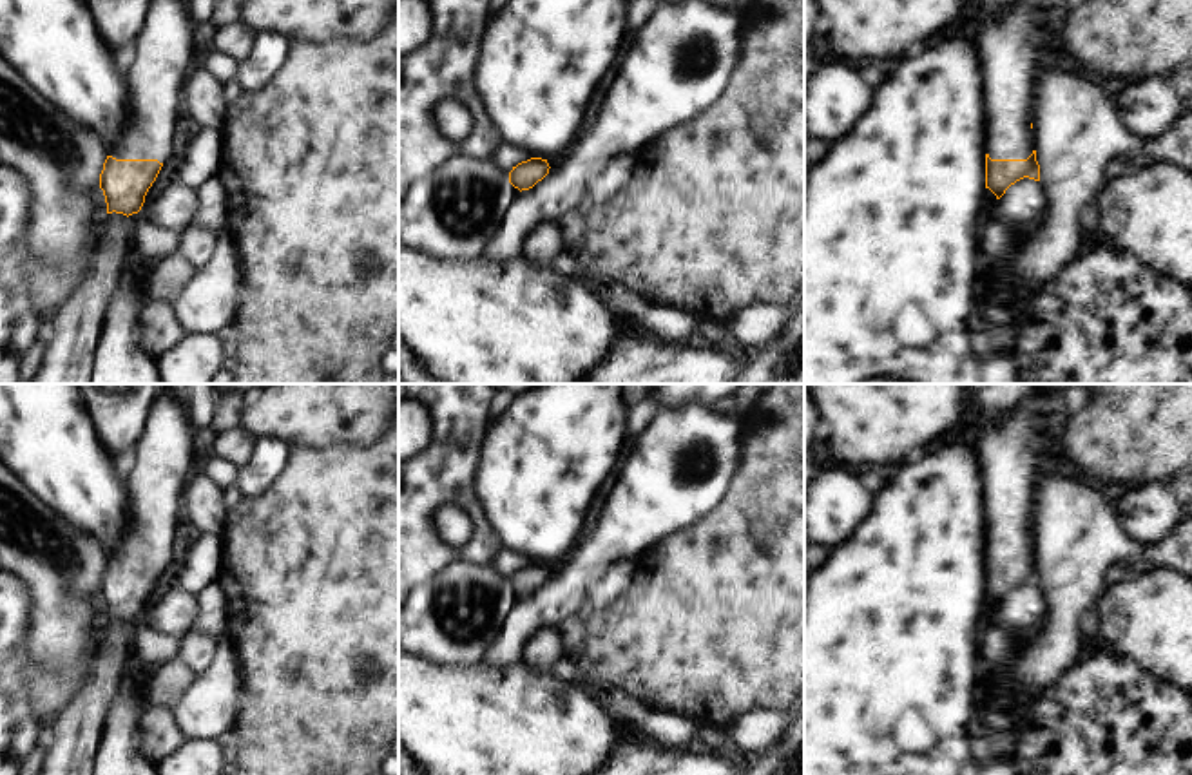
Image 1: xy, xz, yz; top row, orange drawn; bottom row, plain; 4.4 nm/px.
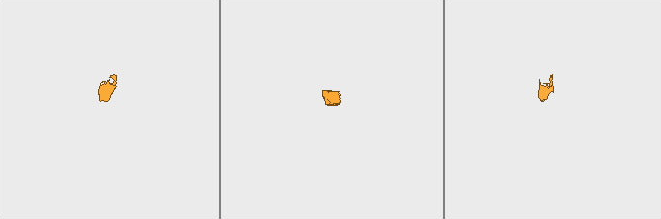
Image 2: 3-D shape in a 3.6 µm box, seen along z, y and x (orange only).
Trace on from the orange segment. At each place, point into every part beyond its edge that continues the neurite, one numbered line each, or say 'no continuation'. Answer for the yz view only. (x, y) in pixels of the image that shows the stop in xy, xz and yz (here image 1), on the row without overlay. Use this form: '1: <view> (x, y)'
1: yz (1006, 449)

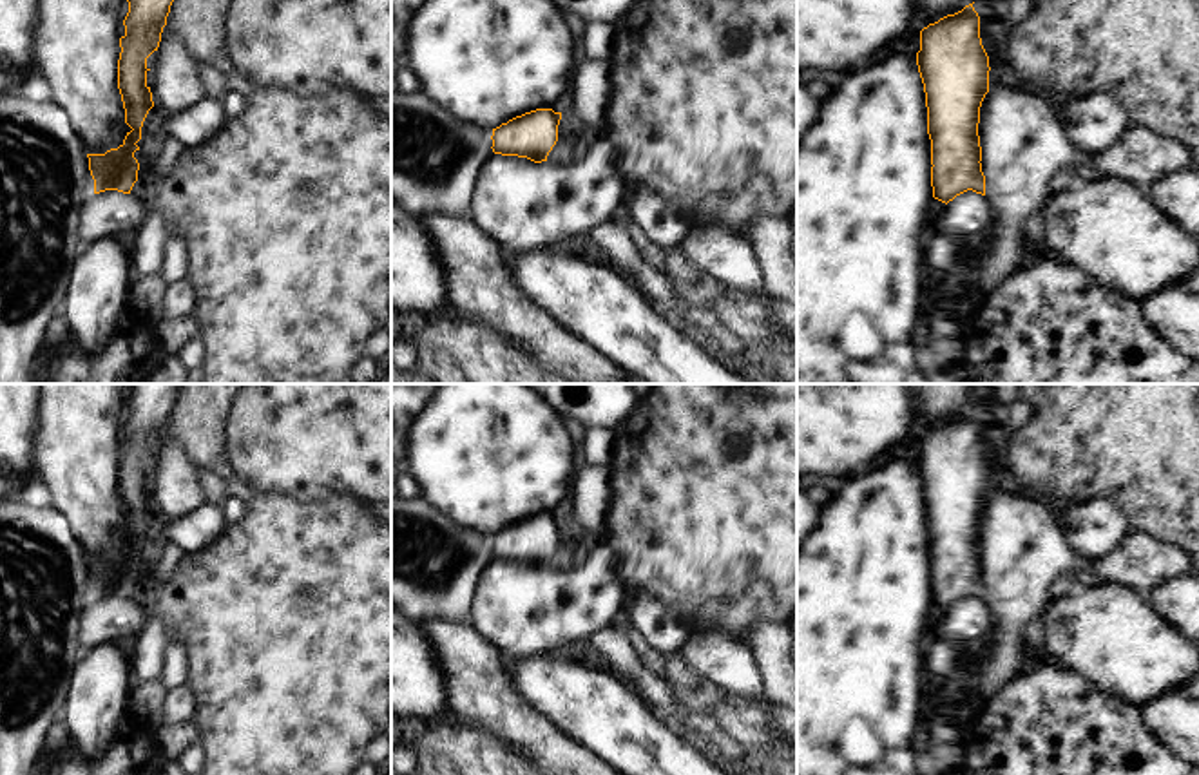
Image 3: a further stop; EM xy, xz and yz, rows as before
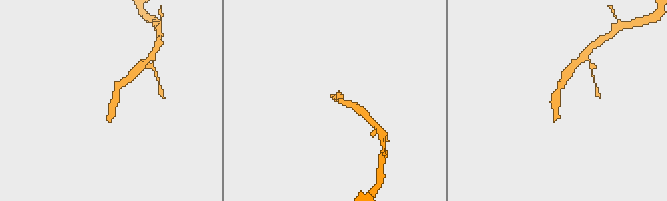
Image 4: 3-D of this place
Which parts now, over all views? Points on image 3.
no continuation

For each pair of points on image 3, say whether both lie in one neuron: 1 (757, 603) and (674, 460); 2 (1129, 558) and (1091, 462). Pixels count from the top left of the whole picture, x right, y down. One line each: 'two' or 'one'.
1: one
2: two

